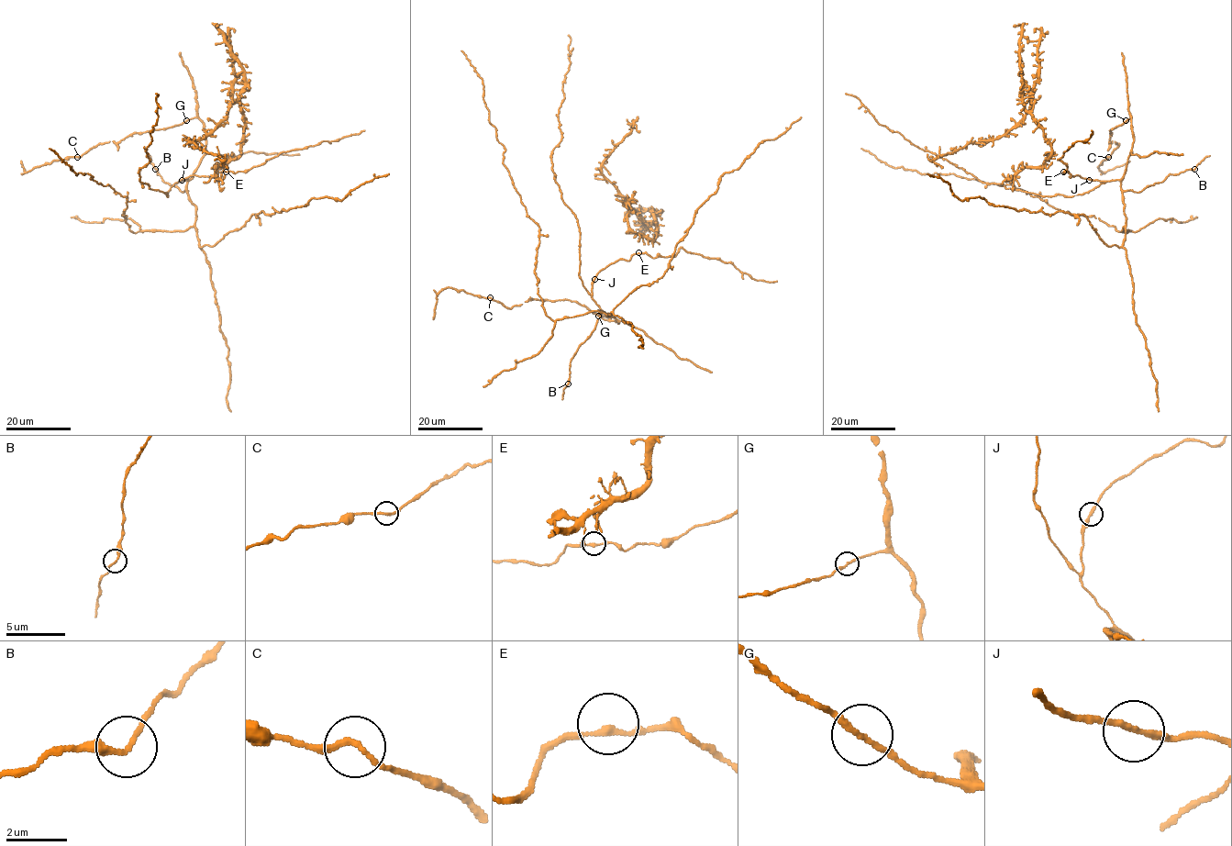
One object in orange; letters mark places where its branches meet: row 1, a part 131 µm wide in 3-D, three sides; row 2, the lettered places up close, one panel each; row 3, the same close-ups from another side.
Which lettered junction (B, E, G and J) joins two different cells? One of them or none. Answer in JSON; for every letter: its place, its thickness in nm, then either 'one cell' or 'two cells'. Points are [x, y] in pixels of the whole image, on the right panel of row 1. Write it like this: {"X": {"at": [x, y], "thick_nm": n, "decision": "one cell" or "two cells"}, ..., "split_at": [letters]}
{"B": {"at": [1194, 169], "thick_nm": 190, "decision": "one cell"}, "E": {"at": [1063, 172], "thick_nm": 200, "decision": "one cell"}, "G": {"at": [1126, 120], "thick_nm": 200, "decision": "one cell"}, "J": {"at": [1089, 180], "thick_nm": 200, "decision": "one cell"}, "split_at": []}

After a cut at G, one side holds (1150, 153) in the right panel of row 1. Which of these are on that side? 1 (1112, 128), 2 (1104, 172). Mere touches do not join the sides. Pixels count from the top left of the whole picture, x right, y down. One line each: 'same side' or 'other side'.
1: other side
2: other side

